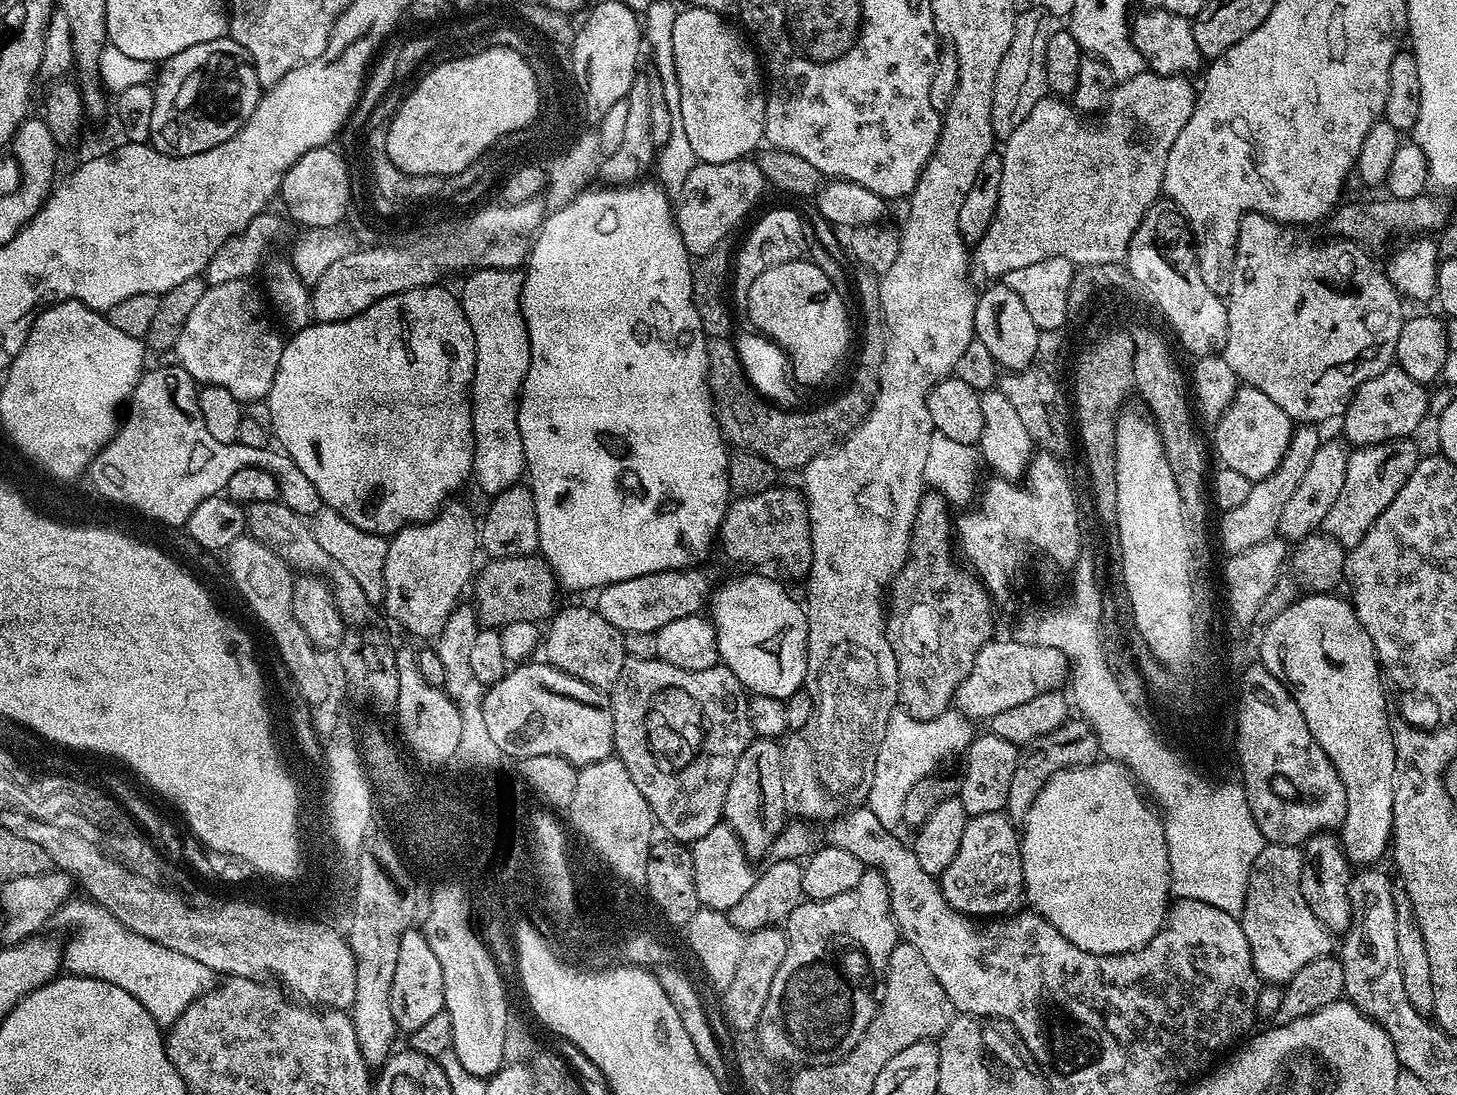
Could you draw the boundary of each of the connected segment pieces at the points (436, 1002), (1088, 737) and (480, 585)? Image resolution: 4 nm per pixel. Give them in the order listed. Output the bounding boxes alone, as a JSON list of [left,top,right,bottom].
[[391,928,445,1034],[1006,718,1101,821],[474,555,558,630]]

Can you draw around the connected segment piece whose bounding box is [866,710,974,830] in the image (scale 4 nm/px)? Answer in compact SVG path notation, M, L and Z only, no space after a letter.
M955 710L943 712L933 720L915 720L909 712L893 711L890 722L880 737L880 749L874 766L874 782L870 782L870 794L866 806L878 817L882 826L896 830L902 824L902 806L910 786L922 778L933 775L947 756L963 753L974 739L973 721Z

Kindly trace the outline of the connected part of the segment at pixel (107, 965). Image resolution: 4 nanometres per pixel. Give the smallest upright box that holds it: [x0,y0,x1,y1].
[58,898,218,1026]

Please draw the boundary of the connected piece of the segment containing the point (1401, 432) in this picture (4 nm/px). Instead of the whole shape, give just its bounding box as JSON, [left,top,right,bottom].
[1342,366,1428,449]

